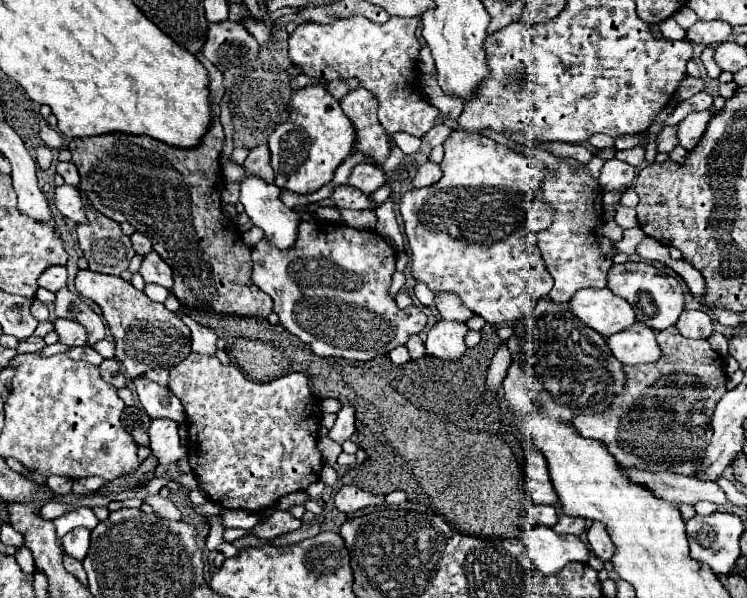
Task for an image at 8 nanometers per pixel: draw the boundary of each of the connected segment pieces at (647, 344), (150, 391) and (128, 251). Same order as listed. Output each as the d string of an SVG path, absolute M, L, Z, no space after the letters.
M634 323L630 329L614 333L606 339L606 345L614 353L622 365L638 365L638 363L652 363L660 357L660 347L656 345L656 333L642 325Z
M136 377L134 389L150 419L162 417L162 419L172 419L176 423L182 423L186 419L182 403L168 387L162 387L146 377Z
M82 193L82 203L86 205L86 219L88 221L76 225L76 235L78 235L78 247L82 249L84 259L88 261L88 269L98 271L98 273L106 273L106 275L124 273L128 269L128 263L136 255L132 245L130 245L130 237L122 233L122 229L116 221L110 221L110 217L96 213L96 209L90 205L86 193Z

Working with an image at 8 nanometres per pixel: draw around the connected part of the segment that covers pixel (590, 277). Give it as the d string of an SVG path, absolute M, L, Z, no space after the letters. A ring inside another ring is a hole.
M560 159L560 171L556 177L546 171L542 199L556 209L552 227L538 233L538 247L546 269L554 279L550 299L556 303L568 303L572 295L584 287L606 287L606 275L618 249L614 241L602 235L602 191L598 181L588 175L586 165L580 163L574 171Z

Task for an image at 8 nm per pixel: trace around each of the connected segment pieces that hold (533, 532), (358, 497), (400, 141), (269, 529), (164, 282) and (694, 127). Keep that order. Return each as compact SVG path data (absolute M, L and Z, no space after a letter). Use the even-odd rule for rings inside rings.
M532 527L522 535L526 553L536 563L536 567L544 573L558 573L566 563L580 561L586 563L590 553L580 537L574 535L558 535L550 527Z
M342 485L334 495L334 507L342 513L354 513L368 505L384 503L384 495L374 495L358 489L356 485Z
M396 133L392 139L394 139L396 147L402 149L404 153L416 153L418 147L420 147L420 139L412 137L412 135L406 135L406 133Z
M276 509L271 516L265 521L260 521L252 529L248 531L240 531L240 537L246 537L246 535L252 535L252 537L258 537L258 539L274 539L274 537L280 537L282 533L290 533L294 529L300 527L300 521L294 519L290 515L290 511L282 511L282 509Z
M146 253L142 255L142 265L140 265L140 271L138 271L144 281L148 283L158 283L166 289L172 289L174 285L174 279L172 279L172 269L160 259L158 253Z
M723 97L715 98L714 105L712 105L708 111L690 113L684 121L678 123L678 141L680 141L680 145L682 145L684 149L692 151L692 149L698 145L700 137L702 137L704 131L706 131L706 125L708 125L710 117L712 117L714 113L718 113L718 111L724 107L725 103L726 101L724 101Z

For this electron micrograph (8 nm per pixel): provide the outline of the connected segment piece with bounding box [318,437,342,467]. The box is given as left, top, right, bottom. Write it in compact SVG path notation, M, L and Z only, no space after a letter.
M324 437L324 443L318 443L322 455L324 455L324 461L326 465L334 467L336 465L336 457L342 453L342 447L336 443L336 441L330 441L330 437Z

